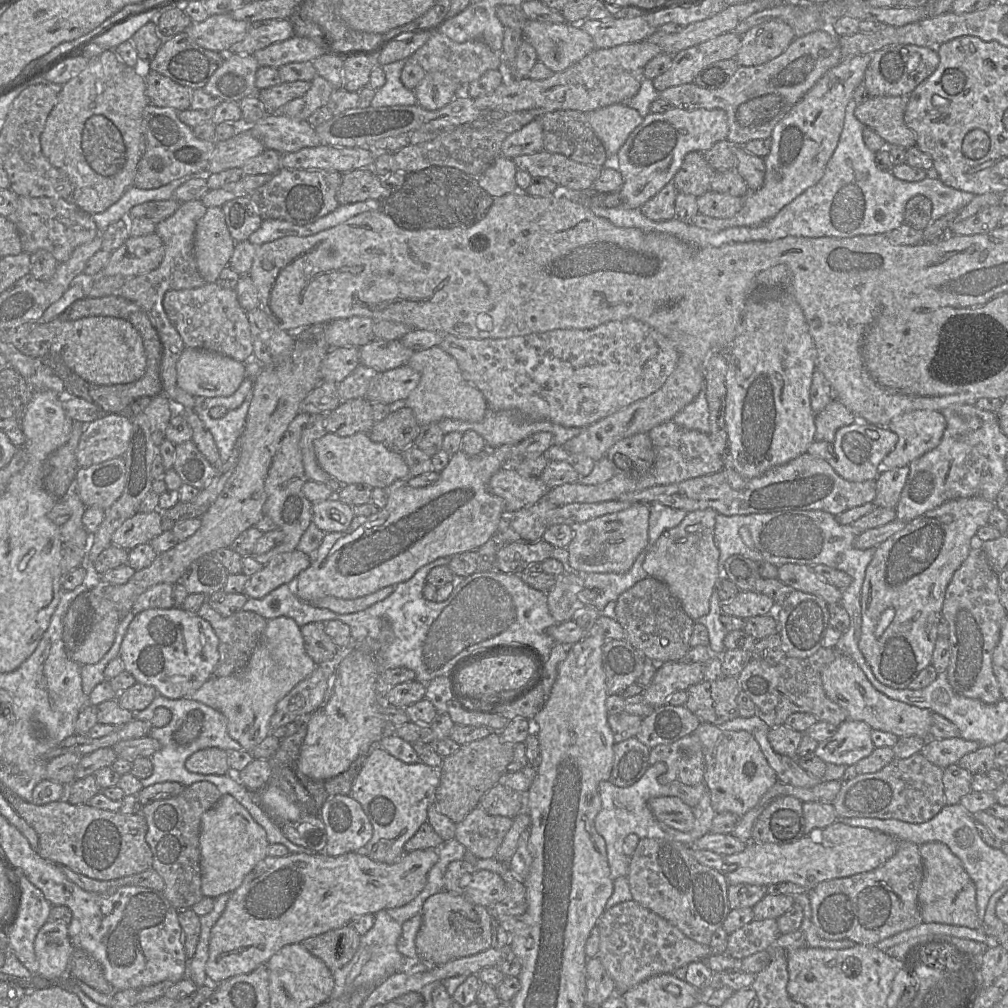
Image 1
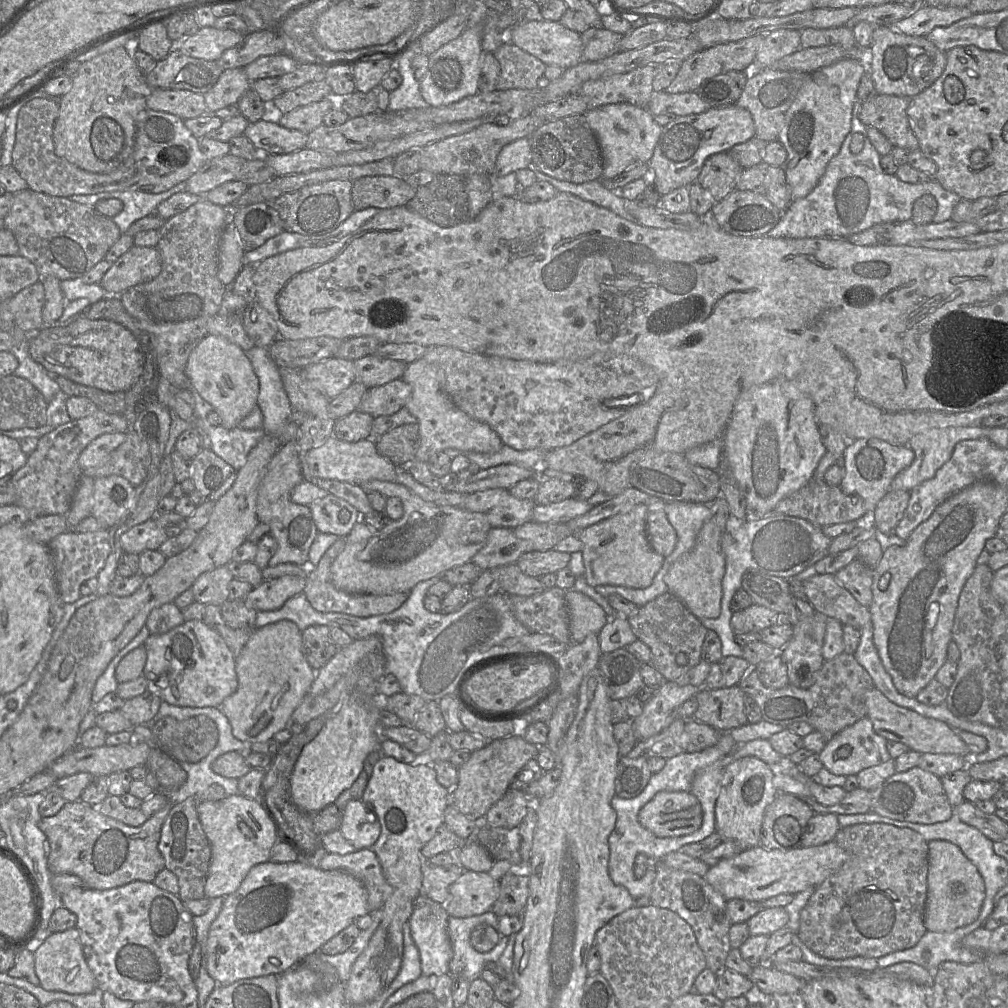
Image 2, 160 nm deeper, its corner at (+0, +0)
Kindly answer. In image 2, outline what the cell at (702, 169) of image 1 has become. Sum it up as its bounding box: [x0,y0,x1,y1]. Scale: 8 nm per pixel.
[696,152,743,202]

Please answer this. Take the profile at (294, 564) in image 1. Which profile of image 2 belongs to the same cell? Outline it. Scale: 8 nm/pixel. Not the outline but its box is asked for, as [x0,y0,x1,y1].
[244,575,306,611]

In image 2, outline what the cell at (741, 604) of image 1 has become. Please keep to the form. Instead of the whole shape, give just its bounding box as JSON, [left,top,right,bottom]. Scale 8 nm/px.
[731,604,782,634]

